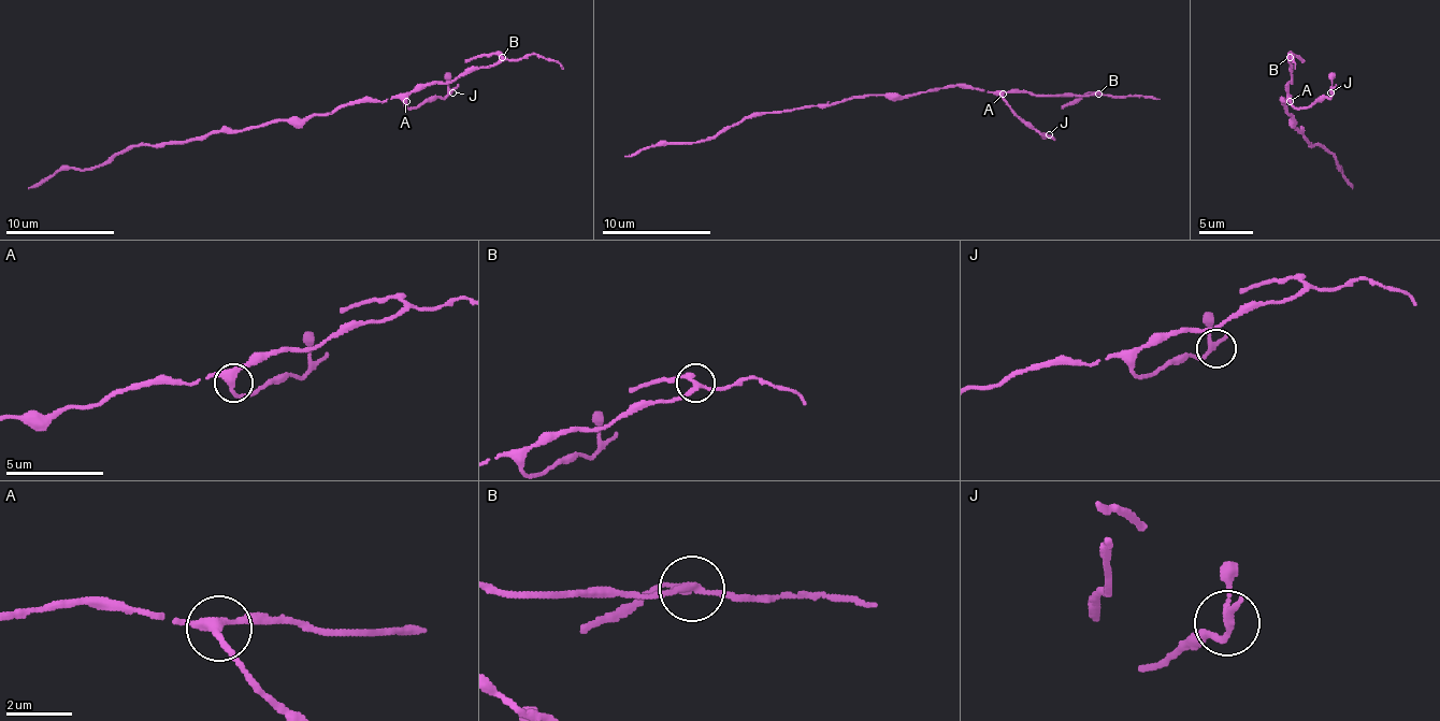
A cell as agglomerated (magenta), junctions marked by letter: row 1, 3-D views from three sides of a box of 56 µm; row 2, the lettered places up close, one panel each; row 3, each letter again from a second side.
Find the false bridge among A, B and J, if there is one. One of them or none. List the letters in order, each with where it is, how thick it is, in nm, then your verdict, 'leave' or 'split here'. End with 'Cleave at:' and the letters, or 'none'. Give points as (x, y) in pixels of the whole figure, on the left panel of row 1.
A: (406, 101) | 280 nm | leave
B: (502, 57) | 200 nm | split here
J: (452, 92) | 220 nm | leave
Cleave at: B

